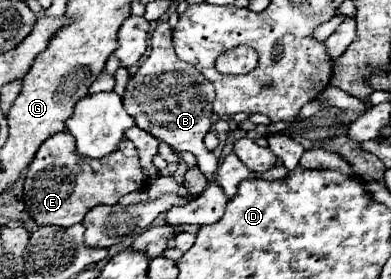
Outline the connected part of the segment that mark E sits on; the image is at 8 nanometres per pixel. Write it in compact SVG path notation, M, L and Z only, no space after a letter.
M63 131L47 139L35 153L31 165L27 167L23 183L23 201L37 225L57 225L71 227L83 221L85 213L95 205L117 205L119 199L131 191L141 191L147 187L147 177L141 167L137 147L125 139L119 151L95 159L95 171L75 151L75 139L71 133Z

